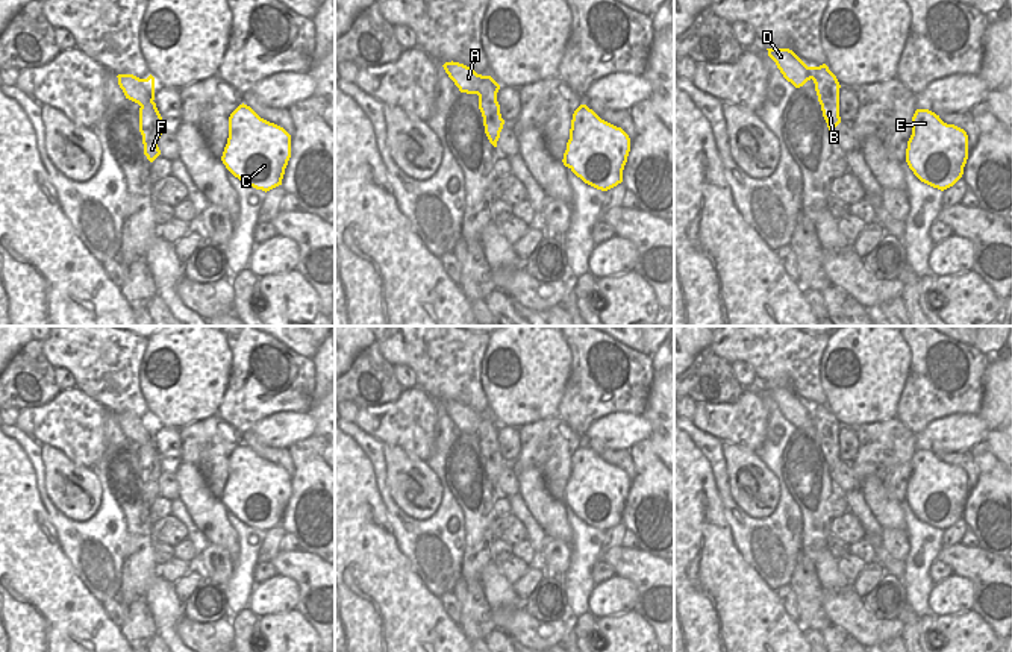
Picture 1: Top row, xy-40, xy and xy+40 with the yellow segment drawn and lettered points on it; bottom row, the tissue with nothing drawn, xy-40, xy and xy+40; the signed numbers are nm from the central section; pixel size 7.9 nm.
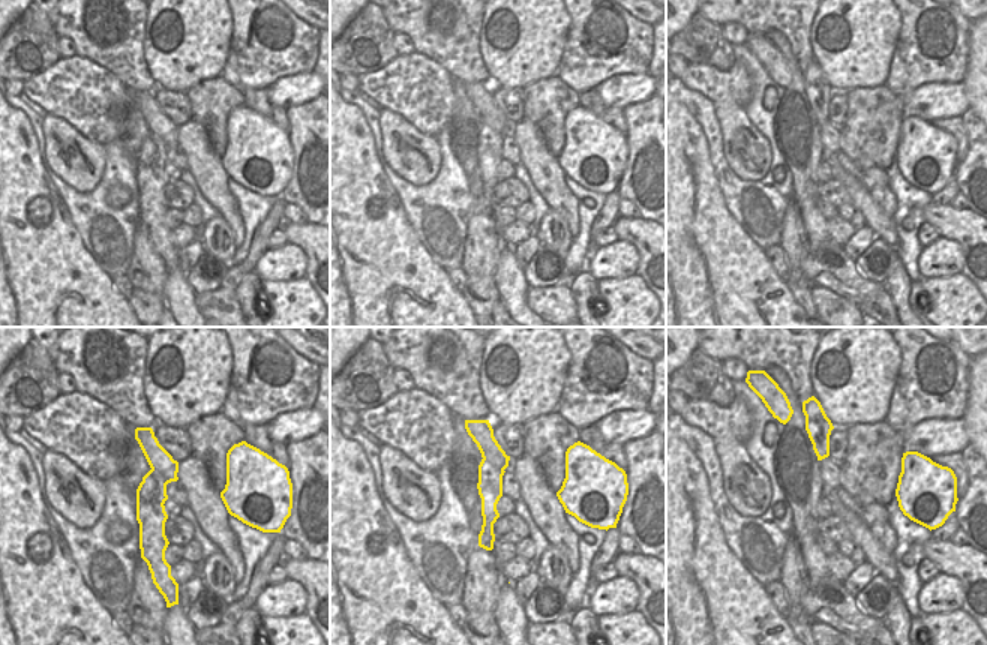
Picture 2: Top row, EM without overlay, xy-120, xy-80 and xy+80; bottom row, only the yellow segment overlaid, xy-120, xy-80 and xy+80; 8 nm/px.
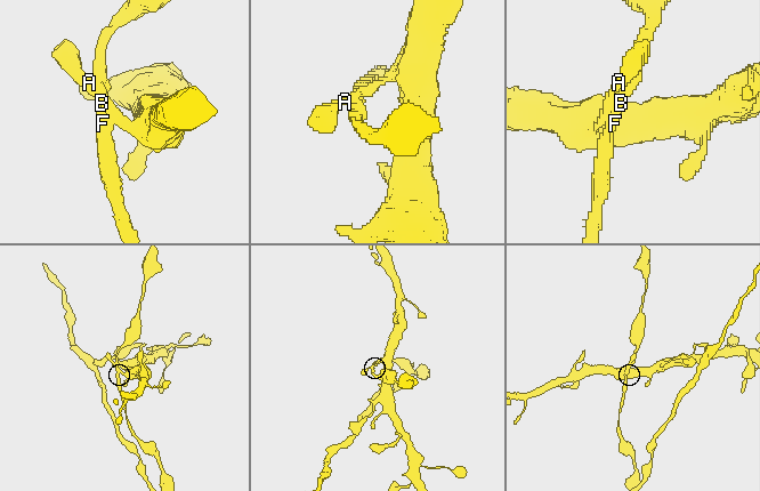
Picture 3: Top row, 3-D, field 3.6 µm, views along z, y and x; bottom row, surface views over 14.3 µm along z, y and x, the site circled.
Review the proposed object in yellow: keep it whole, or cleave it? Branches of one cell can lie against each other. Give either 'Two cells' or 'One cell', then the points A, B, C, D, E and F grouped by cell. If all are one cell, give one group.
Two cells. Groups: A C D E / B F

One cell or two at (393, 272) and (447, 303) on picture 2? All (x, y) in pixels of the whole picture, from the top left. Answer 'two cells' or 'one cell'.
one cell

